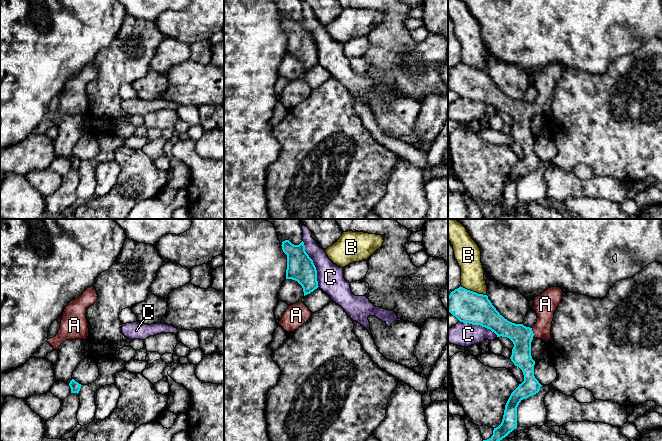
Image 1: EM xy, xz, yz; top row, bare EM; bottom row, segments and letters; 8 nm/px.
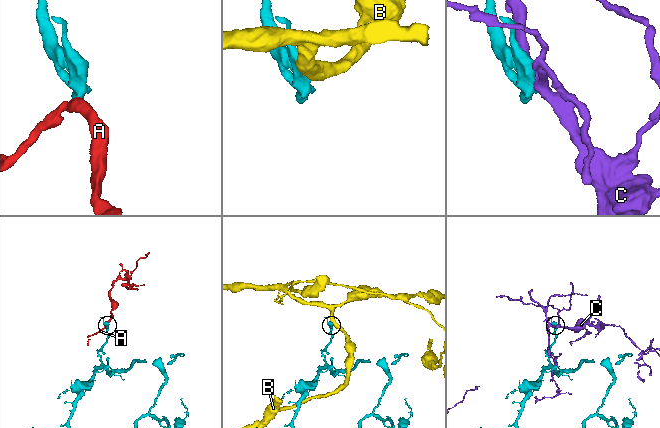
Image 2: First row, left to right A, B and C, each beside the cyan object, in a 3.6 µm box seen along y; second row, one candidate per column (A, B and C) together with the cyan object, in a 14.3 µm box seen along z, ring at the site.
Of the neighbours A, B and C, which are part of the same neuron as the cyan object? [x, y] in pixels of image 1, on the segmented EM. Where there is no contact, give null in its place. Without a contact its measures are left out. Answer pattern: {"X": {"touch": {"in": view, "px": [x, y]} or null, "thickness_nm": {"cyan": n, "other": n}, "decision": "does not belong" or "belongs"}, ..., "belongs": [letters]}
{"A": {"touch": {"in": "yz", "px": [533, 333]}, "thickness_nm": {"cyan": 170, "other": 180}, "decision": "belongs"}, "B": {"touch": {"in": "yz", "px": [472, 291]}, "thickness_nm": {"cyan": 260, "other": 190}, "decision": "does not belong"}, "C": {"touch": {"in": "xz", "px": [313, 264]}, "thickness_nm": {"cyan": 220, "other": 220}, "decision": "does not belong"}, "belongs": ["A"]}

